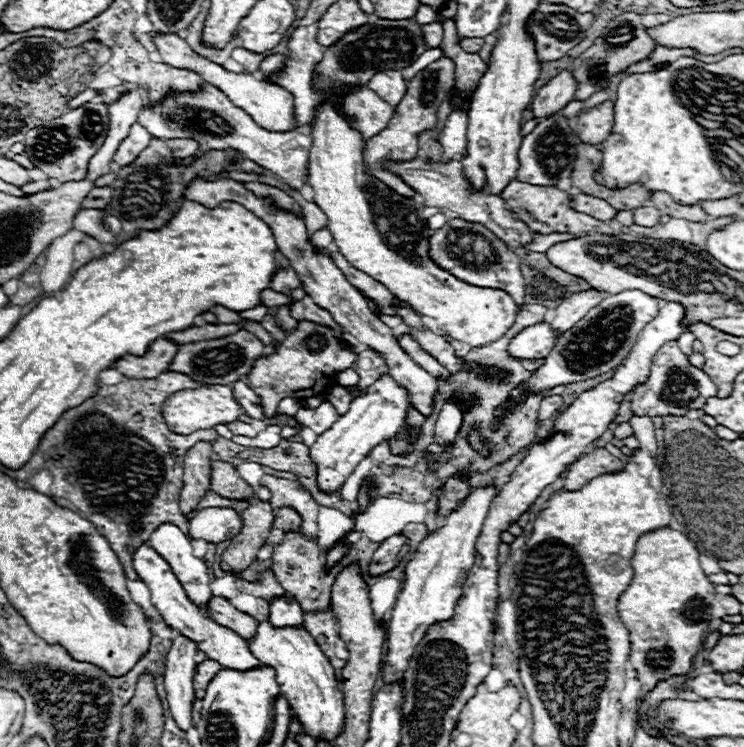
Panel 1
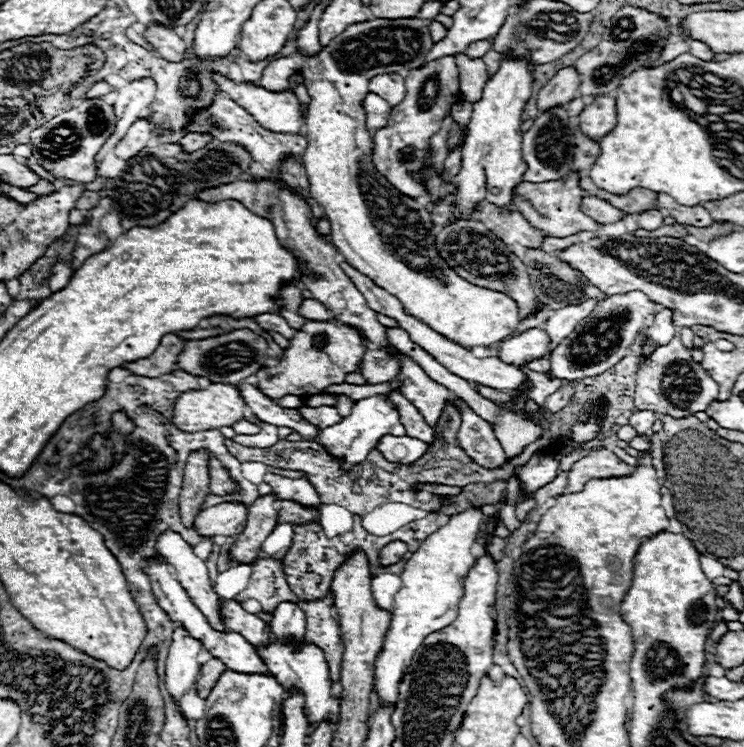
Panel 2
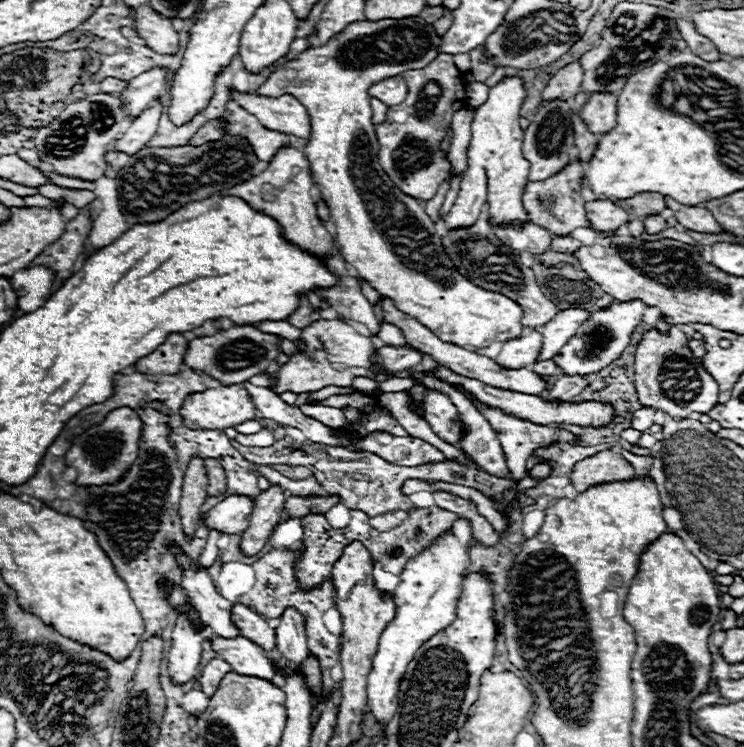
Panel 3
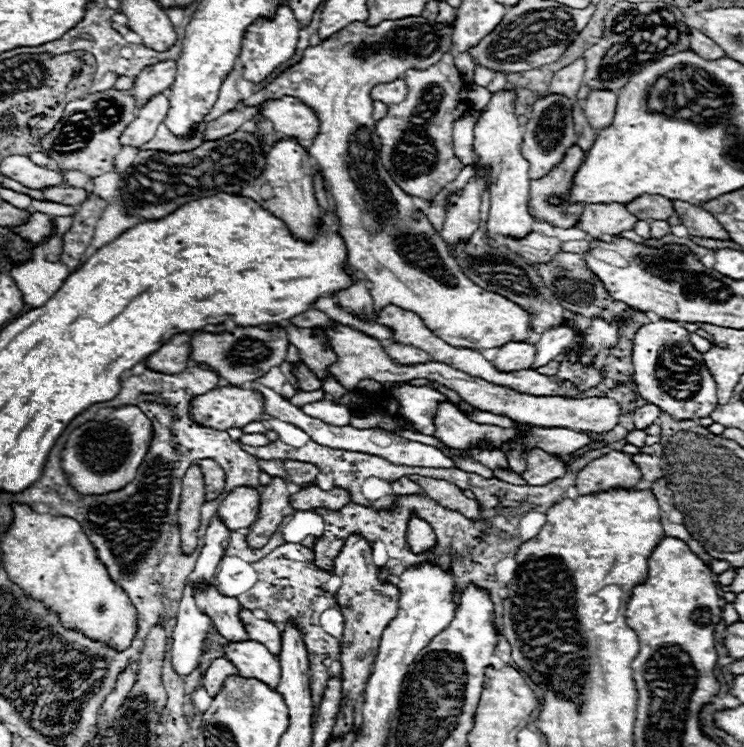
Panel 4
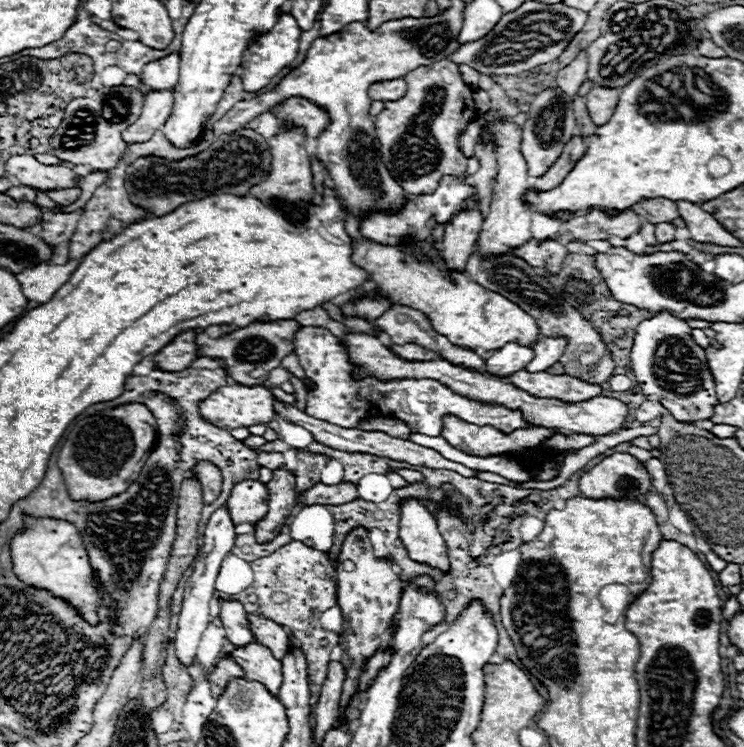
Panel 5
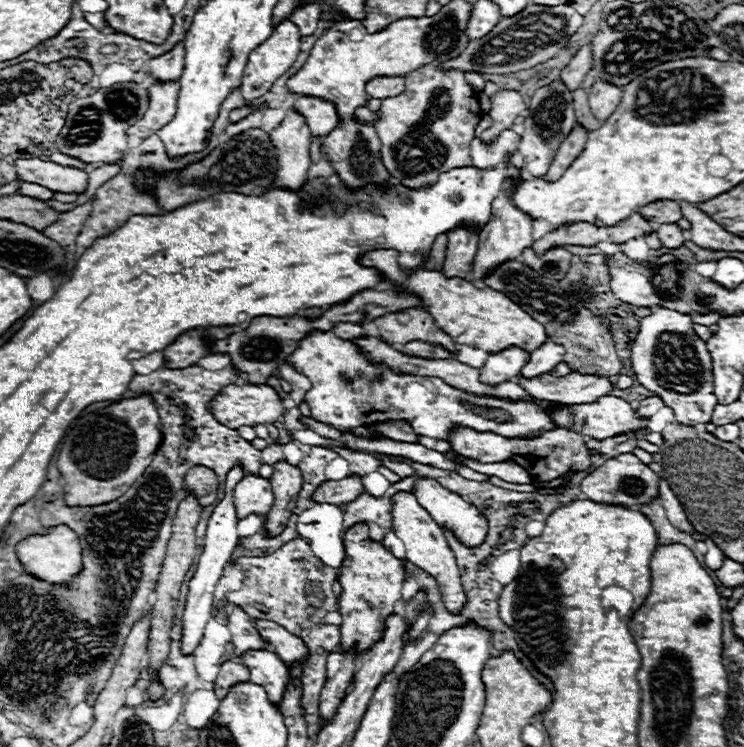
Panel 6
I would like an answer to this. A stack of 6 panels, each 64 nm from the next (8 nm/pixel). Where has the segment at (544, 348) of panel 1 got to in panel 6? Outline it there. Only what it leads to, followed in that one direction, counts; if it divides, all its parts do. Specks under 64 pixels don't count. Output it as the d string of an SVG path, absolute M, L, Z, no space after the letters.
M508 348L498 354L490 354L486 364L480 368L480 382L498 386L502 382L508 382L520 374L520 368L528 362L530 354L520 348Z

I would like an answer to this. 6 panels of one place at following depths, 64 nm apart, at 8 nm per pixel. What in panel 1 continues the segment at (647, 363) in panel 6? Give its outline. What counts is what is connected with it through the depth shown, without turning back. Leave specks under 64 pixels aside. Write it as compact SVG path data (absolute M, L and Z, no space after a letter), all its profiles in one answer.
M672 340L654 354L648 380L636 386L632 396L632 412L650 416L684 416L690 410L702 410L708 398L716 396L716 392L718 388L712 378L704 374L704 370L690 366L688 356L678 348L678 342Z

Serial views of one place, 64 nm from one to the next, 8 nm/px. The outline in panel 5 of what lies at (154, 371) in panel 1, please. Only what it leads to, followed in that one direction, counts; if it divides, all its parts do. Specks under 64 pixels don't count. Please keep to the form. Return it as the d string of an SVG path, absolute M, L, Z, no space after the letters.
M194 330L178 334L178 338L170 342L170 346L164 346L158 354L154 354L156 366L168 372L178 372L188 368L198 358L198 346L194 338L196 338Z

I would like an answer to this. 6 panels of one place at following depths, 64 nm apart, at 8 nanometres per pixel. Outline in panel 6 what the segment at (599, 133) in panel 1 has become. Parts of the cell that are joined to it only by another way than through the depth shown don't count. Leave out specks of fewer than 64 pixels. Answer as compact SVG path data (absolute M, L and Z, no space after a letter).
M596 82L590 90L588 90L588 102L590 102L590 108L594 112L594 116L598 120L606 120L614 110L616 106L620 104L622 100L622 90L620 86L610 86L608 82Z

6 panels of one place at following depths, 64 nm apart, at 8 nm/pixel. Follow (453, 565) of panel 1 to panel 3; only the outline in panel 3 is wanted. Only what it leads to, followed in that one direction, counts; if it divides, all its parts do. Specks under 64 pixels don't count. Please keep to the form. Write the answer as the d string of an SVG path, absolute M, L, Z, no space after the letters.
M460 518L454 522L452 534L438 538L428 550L418 558L412 558L410 564L400 574L400 584L396 586L396 606L398 614L394 622L382 632L378 652L372 662L372 672L368 676L368 702L366 710L376 718L376 722L388 726L394 710L398 708L400 682L406 674L408 664L414 660L418 648L430 640L434 634L450 626L456 618L456 604L462 592L462 574L468 568L468 542L472 536L470 522Z

